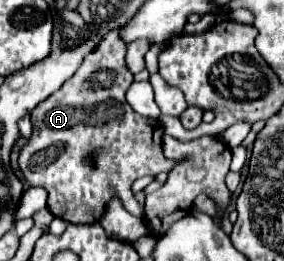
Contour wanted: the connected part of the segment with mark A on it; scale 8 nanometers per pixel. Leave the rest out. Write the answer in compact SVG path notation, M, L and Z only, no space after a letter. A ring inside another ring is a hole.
M111 29L105 33L93 53L89 53L75 75L61 85L57 93L53 93L47 101L43 101L33 113L33 137L23 147L19 155L19 167L25 179L31 185L41 185L49 191L49 211L65 219L67 223L95 223L105 213L105 205L109 195L119 195L125 209L143 219L145 209L137 203L131 185L145 175L157 175L169 171L175 161L169 161L161 151L161 123L157 119L143 117L131 109L125 101L125 93L133 83L133 73L125 65L127 47L119 39L119 29ZM89 153L97 153L95 163L85 163L83 157Z

